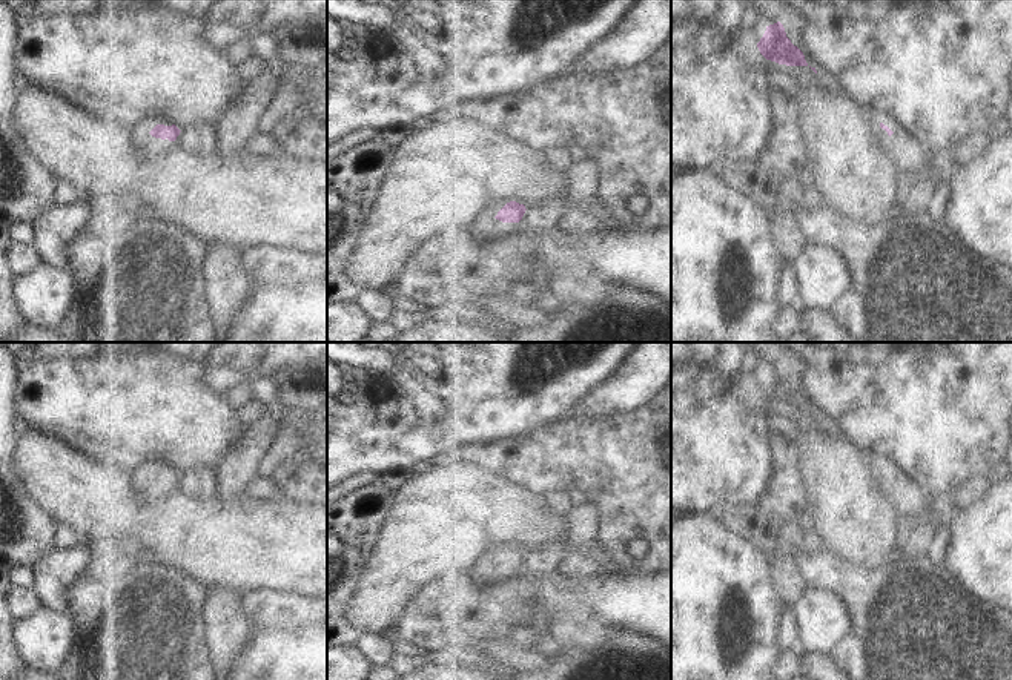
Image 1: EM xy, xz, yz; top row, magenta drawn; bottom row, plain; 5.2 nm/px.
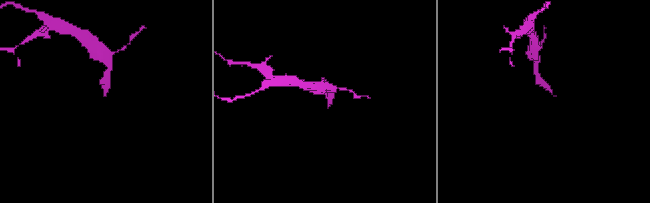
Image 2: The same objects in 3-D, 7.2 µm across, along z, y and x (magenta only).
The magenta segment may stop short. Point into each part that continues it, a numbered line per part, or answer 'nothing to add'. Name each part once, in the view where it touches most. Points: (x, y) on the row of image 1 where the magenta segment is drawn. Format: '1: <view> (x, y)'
1: xy (154, 146)

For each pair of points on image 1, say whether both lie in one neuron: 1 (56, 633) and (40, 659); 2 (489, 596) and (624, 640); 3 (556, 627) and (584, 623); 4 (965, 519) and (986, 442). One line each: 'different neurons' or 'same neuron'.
1: same neuron
2: different neurons
3: same neuron
4: different neurons

